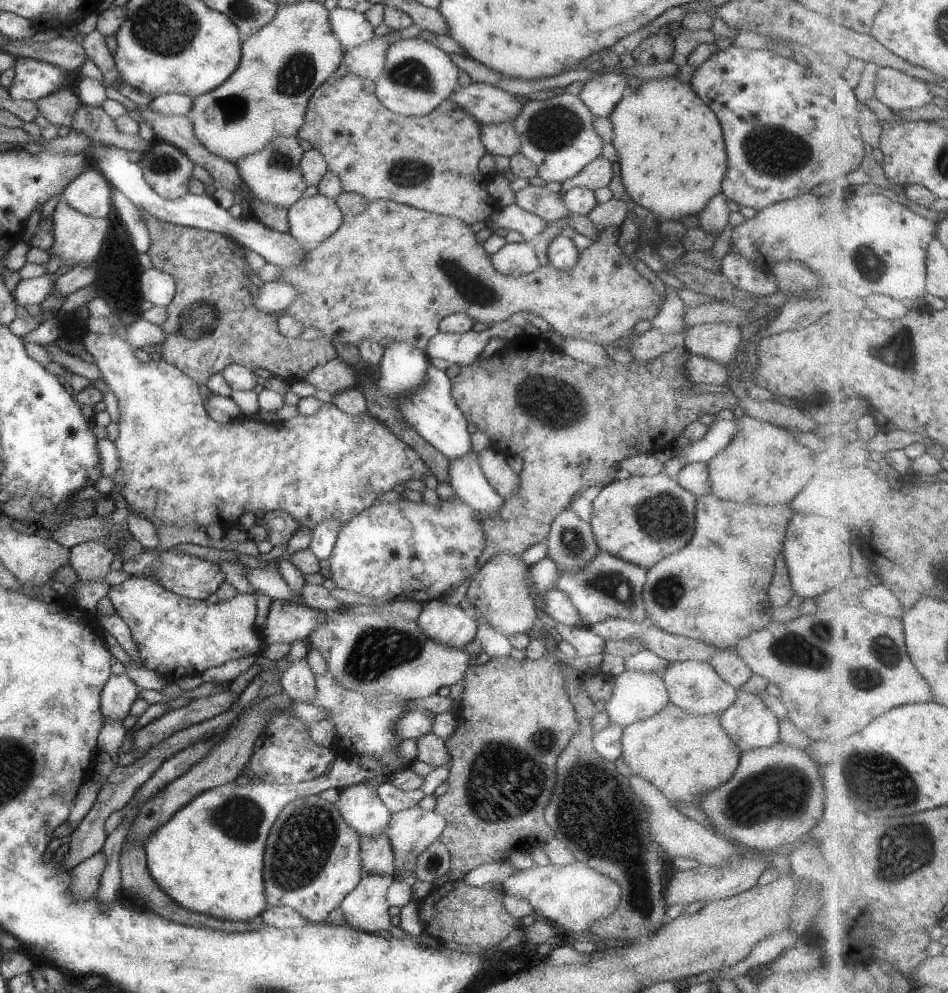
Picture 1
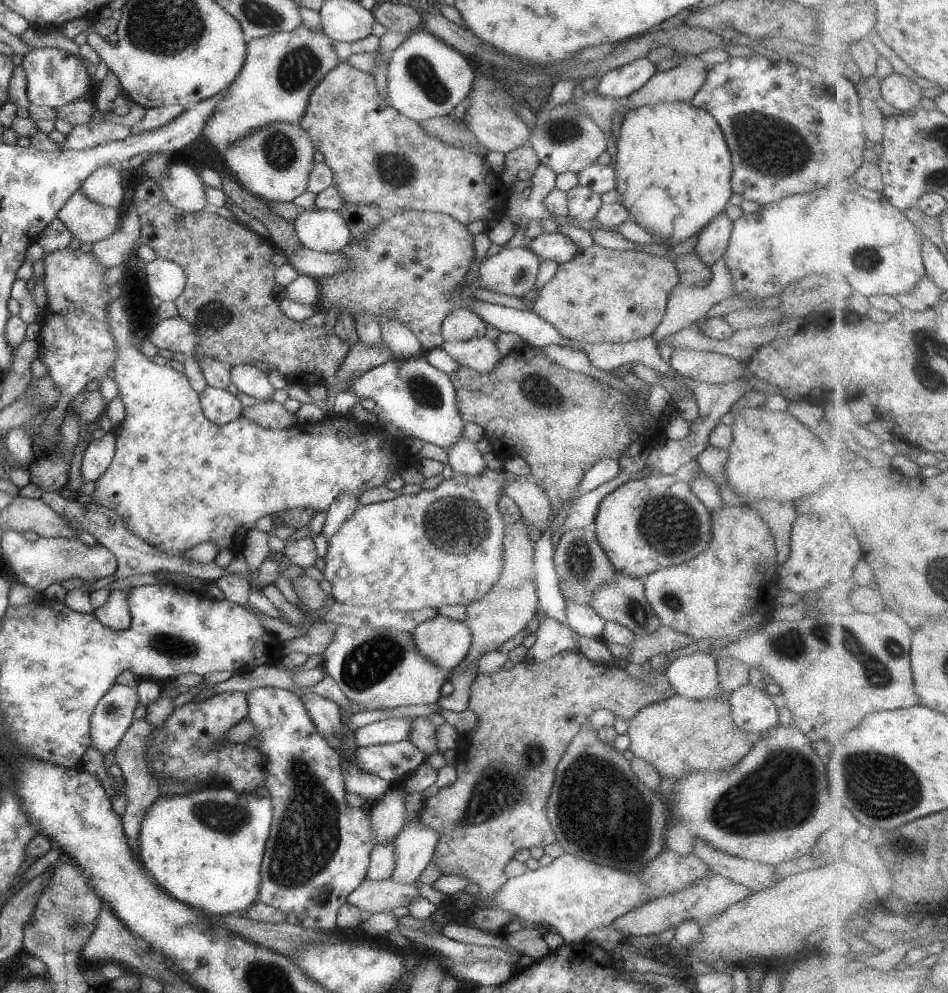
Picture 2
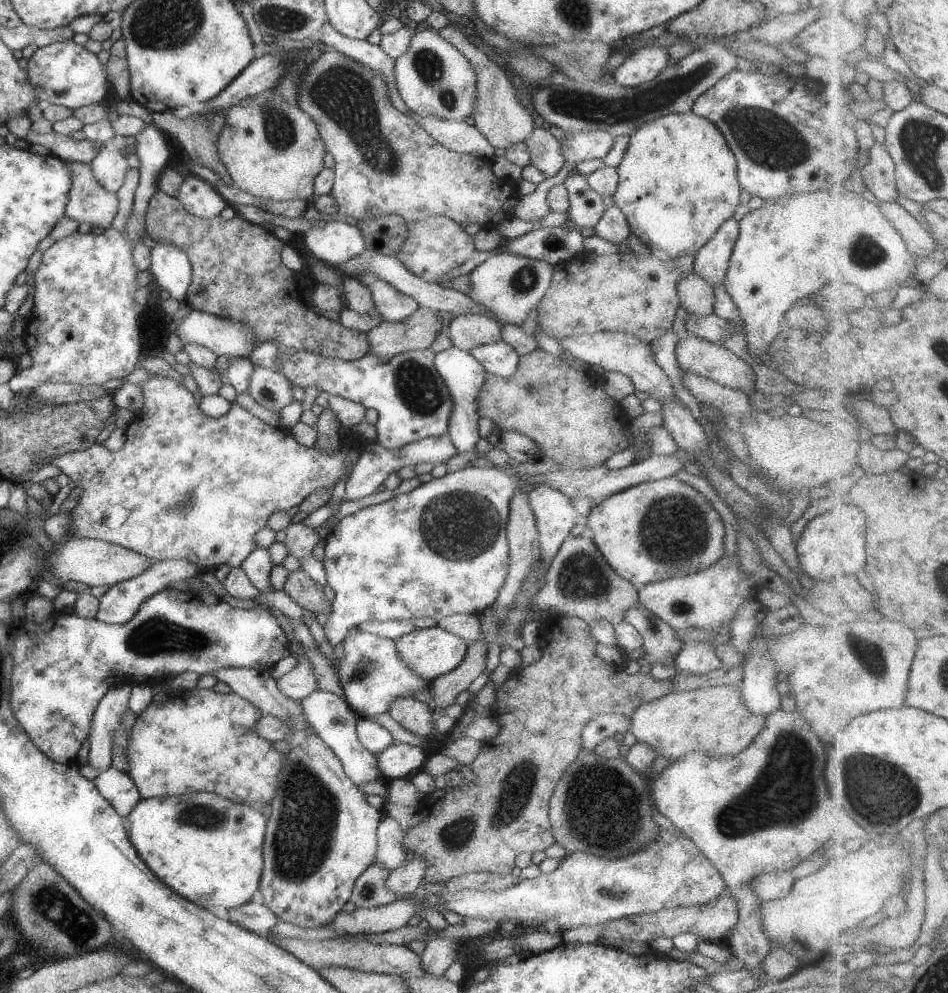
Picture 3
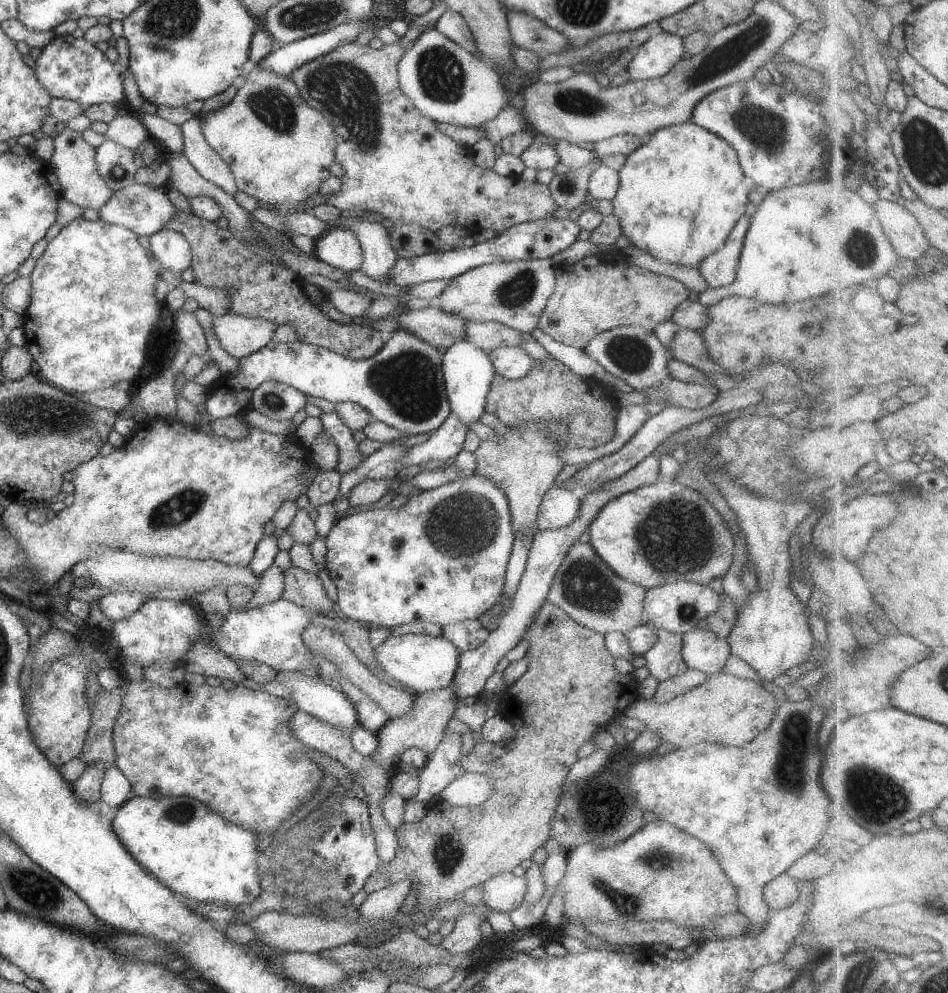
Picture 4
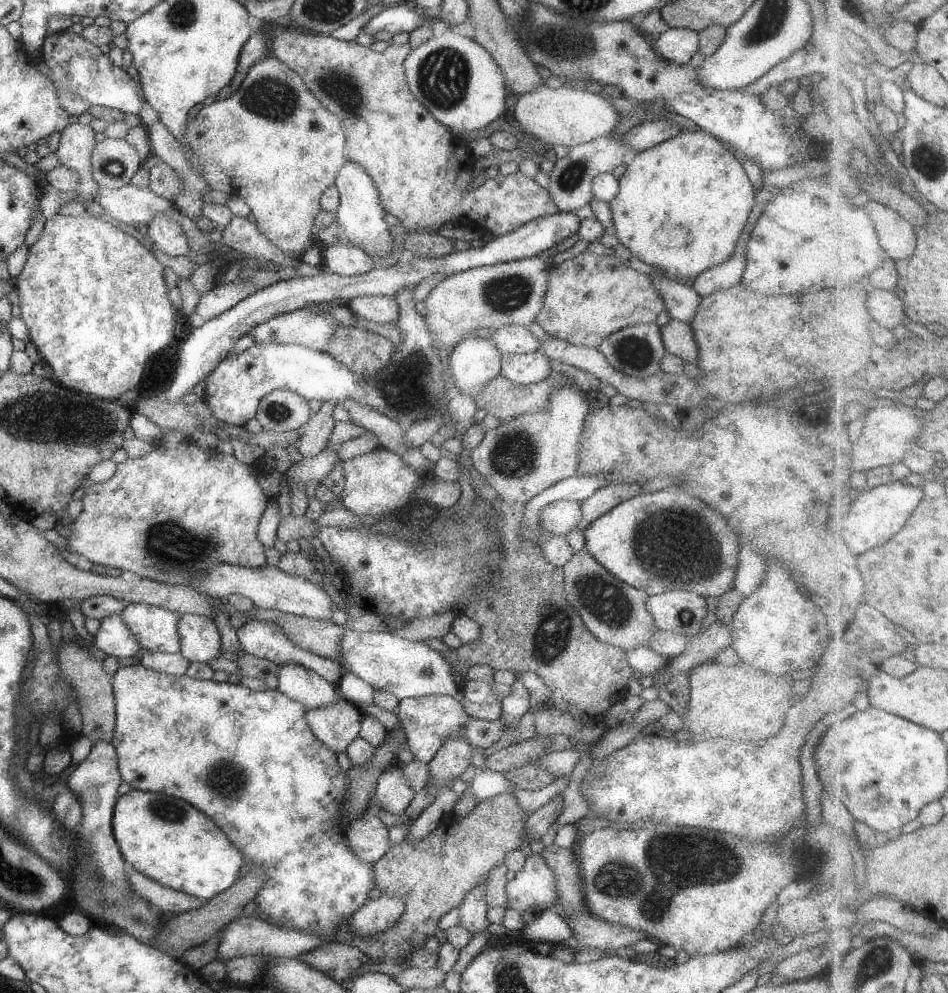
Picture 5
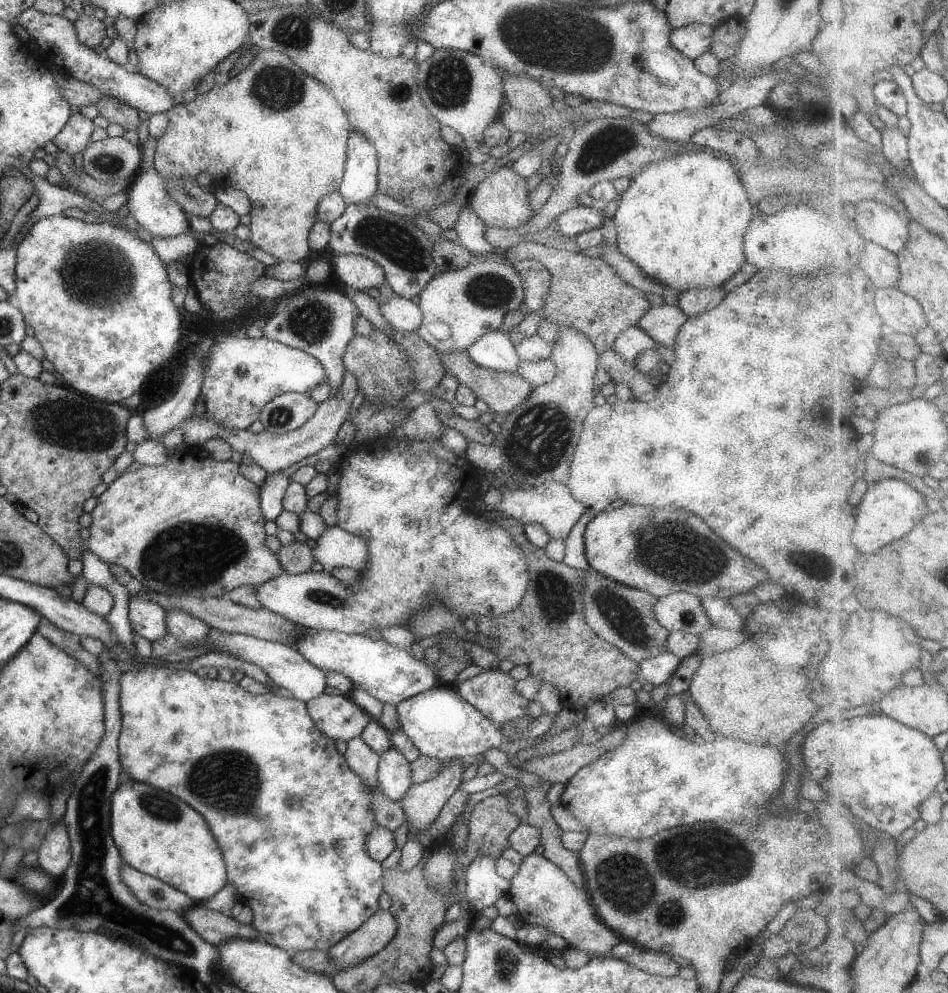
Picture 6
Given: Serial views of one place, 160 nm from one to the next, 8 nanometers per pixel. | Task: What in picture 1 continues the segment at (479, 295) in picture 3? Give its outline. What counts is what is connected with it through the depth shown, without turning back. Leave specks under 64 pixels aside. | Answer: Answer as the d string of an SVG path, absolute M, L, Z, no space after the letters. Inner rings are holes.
M505 243L490 256L491 264L501 274L518 277L533 272L539 265L532 243Z

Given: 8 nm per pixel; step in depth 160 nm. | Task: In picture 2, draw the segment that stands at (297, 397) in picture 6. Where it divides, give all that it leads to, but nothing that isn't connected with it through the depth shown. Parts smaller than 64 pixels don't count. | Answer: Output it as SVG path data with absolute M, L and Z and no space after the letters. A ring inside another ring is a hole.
M235 365L229 368L230 382L235 386L235 391L242 392L258 401L269 401L275 390L263 373L254 365Z

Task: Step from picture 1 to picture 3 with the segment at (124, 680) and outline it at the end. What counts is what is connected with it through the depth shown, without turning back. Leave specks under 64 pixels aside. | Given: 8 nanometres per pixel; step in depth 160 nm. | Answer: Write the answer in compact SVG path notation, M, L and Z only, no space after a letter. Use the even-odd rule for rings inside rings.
M123 683L109 687L107 692L97 703L90 720L88 730L89 750L87 751L87 765L95 770L107 770L110 767L111 743L115 731L115 724L119 716L128 710L130 684Z

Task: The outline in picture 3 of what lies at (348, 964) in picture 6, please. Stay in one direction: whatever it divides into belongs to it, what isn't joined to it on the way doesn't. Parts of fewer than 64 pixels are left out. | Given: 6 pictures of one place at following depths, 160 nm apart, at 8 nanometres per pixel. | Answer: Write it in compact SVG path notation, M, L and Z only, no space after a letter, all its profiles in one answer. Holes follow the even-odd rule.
M409 856L399 867L391 869L386 878L386 889L403 897L411 895L422 885L425 863L421 857Z

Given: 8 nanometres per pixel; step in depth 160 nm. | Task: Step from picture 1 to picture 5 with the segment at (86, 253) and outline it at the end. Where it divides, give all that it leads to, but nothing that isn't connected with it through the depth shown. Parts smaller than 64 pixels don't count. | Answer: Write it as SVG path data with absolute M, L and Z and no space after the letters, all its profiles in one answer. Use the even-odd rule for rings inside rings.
M80 123L68 124L60 130L58 147L55 150L58 164L69 166L79 172L81 184L77 186L81 196L89 196L89 192L96 192L98 184L91 178L90 152L93 145L94 132L89 125Z

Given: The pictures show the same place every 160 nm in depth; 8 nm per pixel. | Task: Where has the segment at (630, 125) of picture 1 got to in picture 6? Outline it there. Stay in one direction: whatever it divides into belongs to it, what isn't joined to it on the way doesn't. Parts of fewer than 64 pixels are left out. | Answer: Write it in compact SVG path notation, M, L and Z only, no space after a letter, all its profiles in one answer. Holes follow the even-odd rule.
M695 146L697 152L685 152L685 150L677 147L673 149L668 159L660 160L658 163L649 163L639 173L630 178L630 182L626 190L620 195L618 206L613 214L610 223L614 225L616 230L615 248L626 256L631 262L634 262L648 277L656 281L659 285L675 289L682 293L689 289L713 289L721 286L732 274L735 274L744 263L744 254L742 251L742 238L745 234L747 225L750 223L752 208L749 201L747 201L747 194L744 186L741 185L739 175L736 173L736 166L732 164L724 155L721 154L719 158L709 152L703 152L701 146Z

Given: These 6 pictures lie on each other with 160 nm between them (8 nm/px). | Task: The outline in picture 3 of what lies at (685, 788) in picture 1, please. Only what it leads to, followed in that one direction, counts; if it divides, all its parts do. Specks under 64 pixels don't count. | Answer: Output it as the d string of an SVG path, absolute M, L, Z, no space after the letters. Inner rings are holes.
M739 684L703 687L688 691L669 692L662 697L651 699L635 707L630 716L629 732L639 742L647 743L656 752L670 761L681 758L691 751L701 751L711 757L734 755L747 748L763 728L765 716L754 715L744 707Z

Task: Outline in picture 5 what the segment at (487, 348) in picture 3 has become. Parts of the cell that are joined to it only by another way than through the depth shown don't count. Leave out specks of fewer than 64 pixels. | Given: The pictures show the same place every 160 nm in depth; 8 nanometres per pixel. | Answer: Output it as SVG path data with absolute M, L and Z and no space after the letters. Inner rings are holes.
M541 350L522 355L503 353L500 361L499 374L511 383L519 385L535 385L545 381L554 366L554 362Z

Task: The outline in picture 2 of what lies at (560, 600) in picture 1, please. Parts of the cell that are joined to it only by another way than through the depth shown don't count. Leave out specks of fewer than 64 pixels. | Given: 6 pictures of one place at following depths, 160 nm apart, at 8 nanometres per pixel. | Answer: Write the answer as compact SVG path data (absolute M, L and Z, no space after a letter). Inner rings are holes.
M569 600L564 601L564 605L566 617L563 623L574 630L578 636L600 640L606 621L595 612L594 608L578 605Z

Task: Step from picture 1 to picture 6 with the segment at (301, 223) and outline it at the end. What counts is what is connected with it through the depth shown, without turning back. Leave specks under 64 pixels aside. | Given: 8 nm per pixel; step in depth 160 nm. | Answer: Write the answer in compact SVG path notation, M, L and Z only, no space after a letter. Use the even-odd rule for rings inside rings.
M336 254L331 266L337 280L343 282L348 290L377 288L384 280L384 270L381 266L359 255Z

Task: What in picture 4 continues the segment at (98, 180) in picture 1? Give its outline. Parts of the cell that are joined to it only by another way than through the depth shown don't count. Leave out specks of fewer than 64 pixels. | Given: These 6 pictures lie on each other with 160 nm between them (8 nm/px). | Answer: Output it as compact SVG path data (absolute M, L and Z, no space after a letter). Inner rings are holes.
M105 139L94 149L94 163L97 174L104 184L113 192L134 182L138 169L133 163L132 150Z

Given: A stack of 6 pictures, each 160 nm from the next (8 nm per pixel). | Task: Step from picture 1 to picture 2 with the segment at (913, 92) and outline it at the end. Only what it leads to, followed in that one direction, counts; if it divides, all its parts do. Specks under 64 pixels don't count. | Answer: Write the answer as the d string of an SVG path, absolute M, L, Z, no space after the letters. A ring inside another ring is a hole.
M898 73L885 77L882 81L882 95L885 102L894 108L908 112L921 104L921 87L914 80Z

